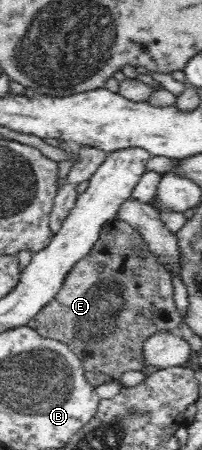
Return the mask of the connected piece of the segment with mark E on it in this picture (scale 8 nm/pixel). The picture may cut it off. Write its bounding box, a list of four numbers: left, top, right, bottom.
[34,220,181,387]

